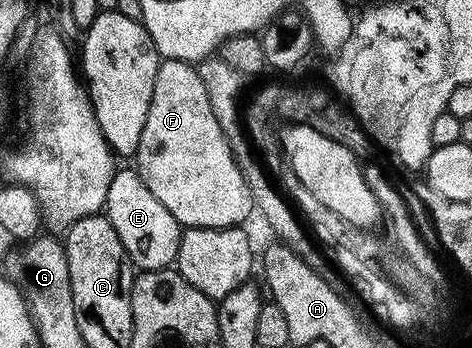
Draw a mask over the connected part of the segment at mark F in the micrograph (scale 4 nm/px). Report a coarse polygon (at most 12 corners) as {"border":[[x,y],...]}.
{"border":[[157,64],[135,162],[182,228],[254,210],[196,66]]}

